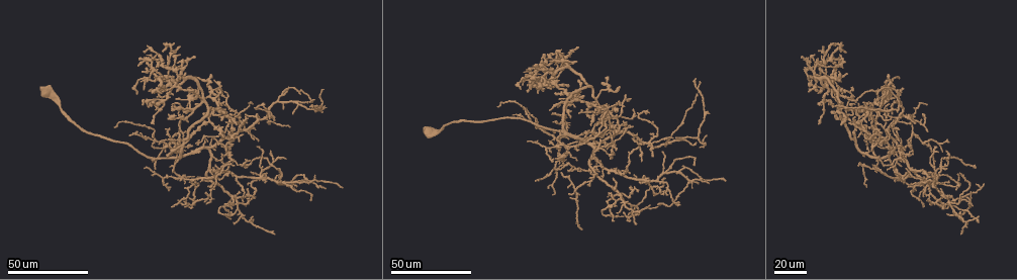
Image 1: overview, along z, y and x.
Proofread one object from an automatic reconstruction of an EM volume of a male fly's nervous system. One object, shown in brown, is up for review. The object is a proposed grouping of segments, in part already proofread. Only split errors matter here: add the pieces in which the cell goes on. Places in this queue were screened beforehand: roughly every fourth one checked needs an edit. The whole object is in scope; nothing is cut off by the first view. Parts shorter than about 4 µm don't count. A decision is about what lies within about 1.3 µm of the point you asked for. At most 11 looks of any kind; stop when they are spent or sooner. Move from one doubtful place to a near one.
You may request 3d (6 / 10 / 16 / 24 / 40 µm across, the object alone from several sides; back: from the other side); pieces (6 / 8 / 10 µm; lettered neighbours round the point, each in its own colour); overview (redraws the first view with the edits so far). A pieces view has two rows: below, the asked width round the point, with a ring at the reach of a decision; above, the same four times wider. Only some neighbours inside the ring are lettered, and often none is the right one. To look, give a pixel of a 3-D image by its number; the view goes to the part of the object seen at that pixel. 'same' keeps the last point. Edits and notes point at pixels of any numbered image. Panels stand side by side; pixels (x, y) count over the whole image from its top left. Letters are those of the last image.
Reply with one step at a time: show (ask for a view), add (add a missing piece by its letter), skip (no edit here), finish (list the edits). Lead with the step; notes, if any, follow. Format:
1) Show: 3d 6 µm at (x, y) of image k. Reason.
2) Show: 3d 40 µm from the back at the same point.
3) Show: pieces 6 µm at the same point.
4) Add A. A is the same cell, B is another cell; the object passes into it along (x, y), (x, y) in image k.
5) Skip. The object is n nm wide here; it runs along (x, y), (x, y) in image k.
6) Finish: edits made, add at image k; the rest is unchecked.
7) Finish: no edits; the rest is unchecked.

Show: 3d 24 µm at (833, 107) of image 1. Tapers out.

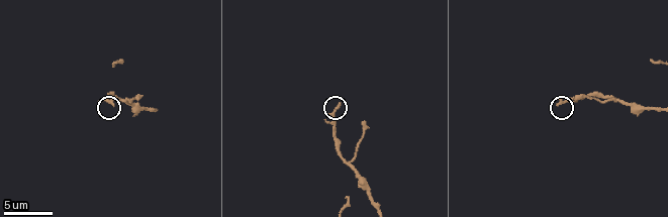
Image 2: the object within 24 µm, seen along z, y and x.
Show: pieces 6 µm at (559, 105) of image 2.

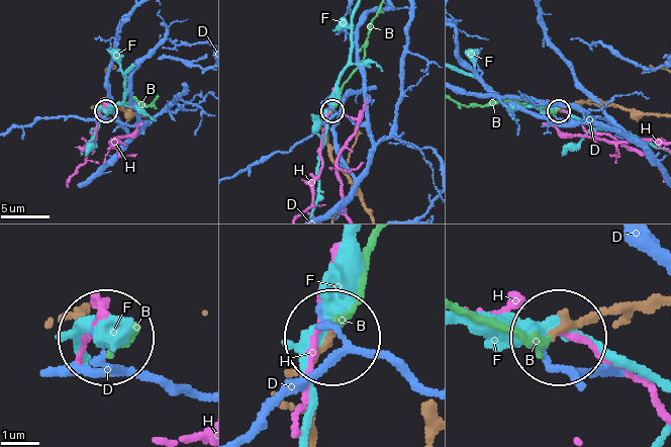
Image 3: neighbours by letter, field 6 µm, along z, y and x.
Add B. The object is 180 nm wide here; B is the same cell, D, F and H are other cells; the object passes into it along (328, 133), (329, 112), (363, 57), (374, 15) in image 3; it goes on there.

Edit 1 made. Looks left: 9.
Show: overview.

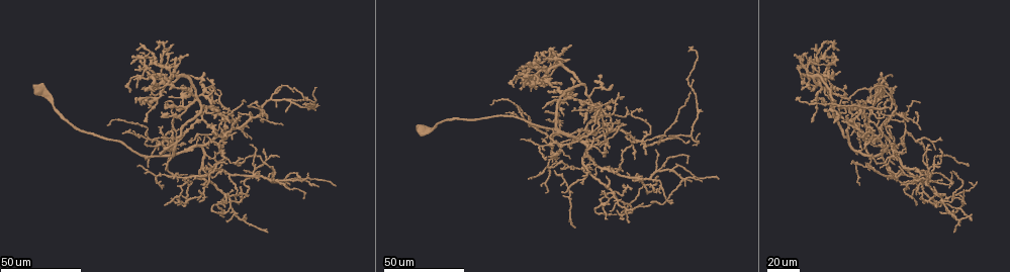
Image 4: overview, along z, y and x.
Show: 3d 40 µm at (262, 148) of image 4. Free end.

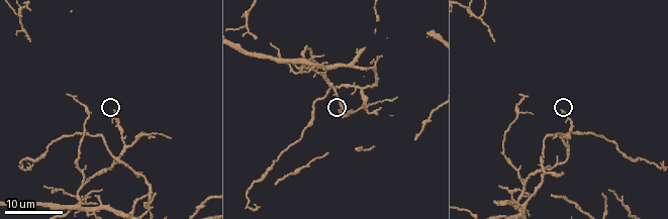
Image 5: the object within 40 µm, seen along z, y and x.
Show: pieces 8 µm at (563, 112) of image 5.

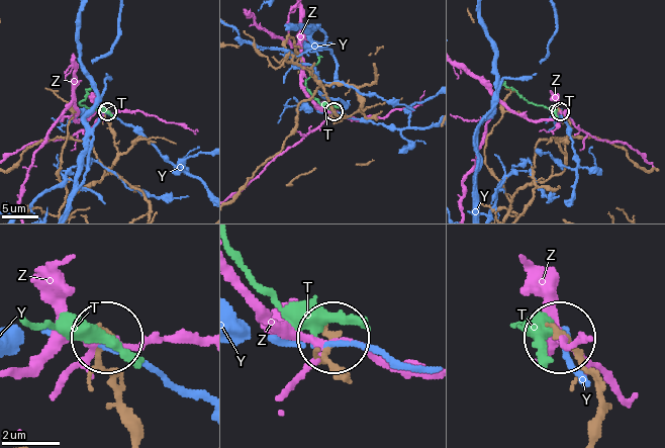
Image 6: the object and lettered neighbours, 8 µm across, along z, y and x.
Skip. The object is 180 nm wide here; T, Y and Z are other cells; none of them fits.

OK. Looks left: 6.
Show: 3d 40 µm at (582, 113) of image 4.

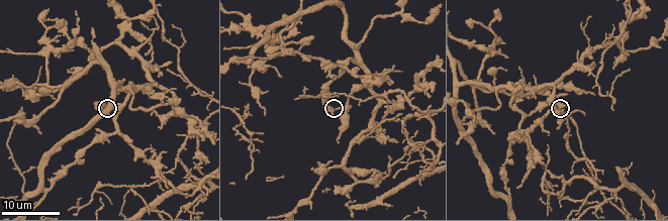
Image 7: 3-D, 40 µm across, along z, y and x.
Show: pieces 6 µm at (333, 117) of image 7. What lies round it.

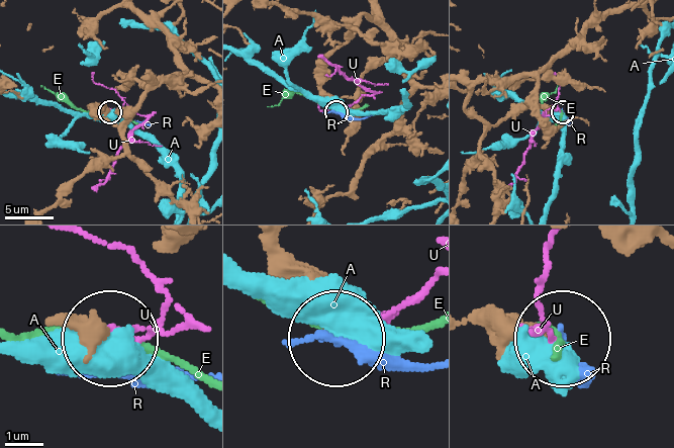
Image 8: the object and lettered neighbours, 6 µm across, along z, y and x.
Skip. A, E, R and U are other cells; no lettered piece goes on from it.

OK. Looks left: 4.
Show: 3d 24 µm at (537, 86) of image 4. Tapers out.

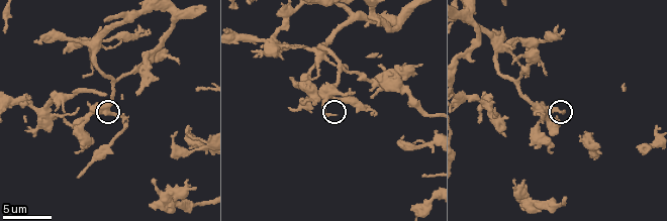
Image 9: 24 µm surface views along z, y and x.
Show: pieces 6 µm at (563, 109) of image 9. What lies round it.

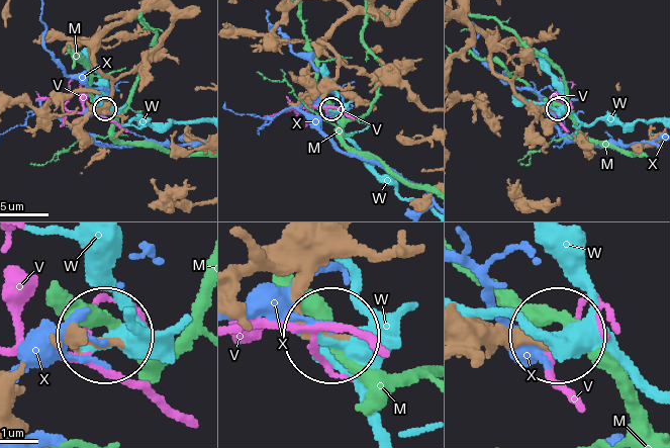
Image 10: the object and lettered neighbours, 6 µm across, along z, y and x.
Skip. M, V, W and X are other cells; none of them fits.

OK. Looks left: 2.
Show: 3d 24 µm at (157, 47) of image 4. Free end.

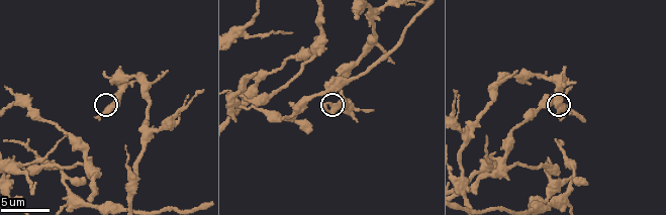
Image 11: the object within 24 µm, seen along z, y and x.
Show: pieces 8 µm at (563, 119) of image 11.

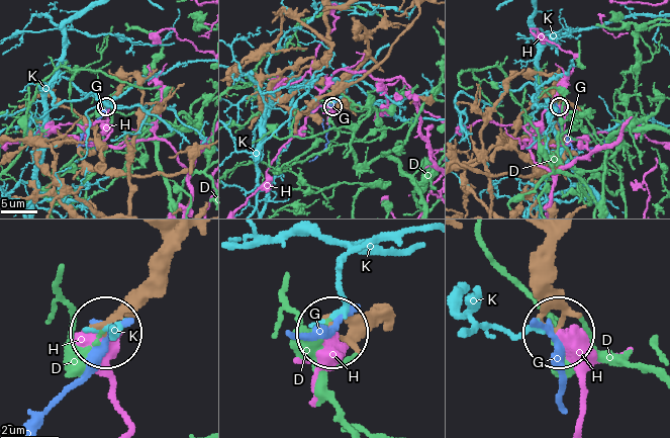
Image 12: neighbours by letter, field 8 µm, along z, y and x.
Skip. D, G, H and K are other cells; it runs along (547, 280), (561, 329) in image 12; no lettered piece goes on from it.

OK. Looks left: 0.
Finish: edits made, add at image 3; the rest is unchecked.

